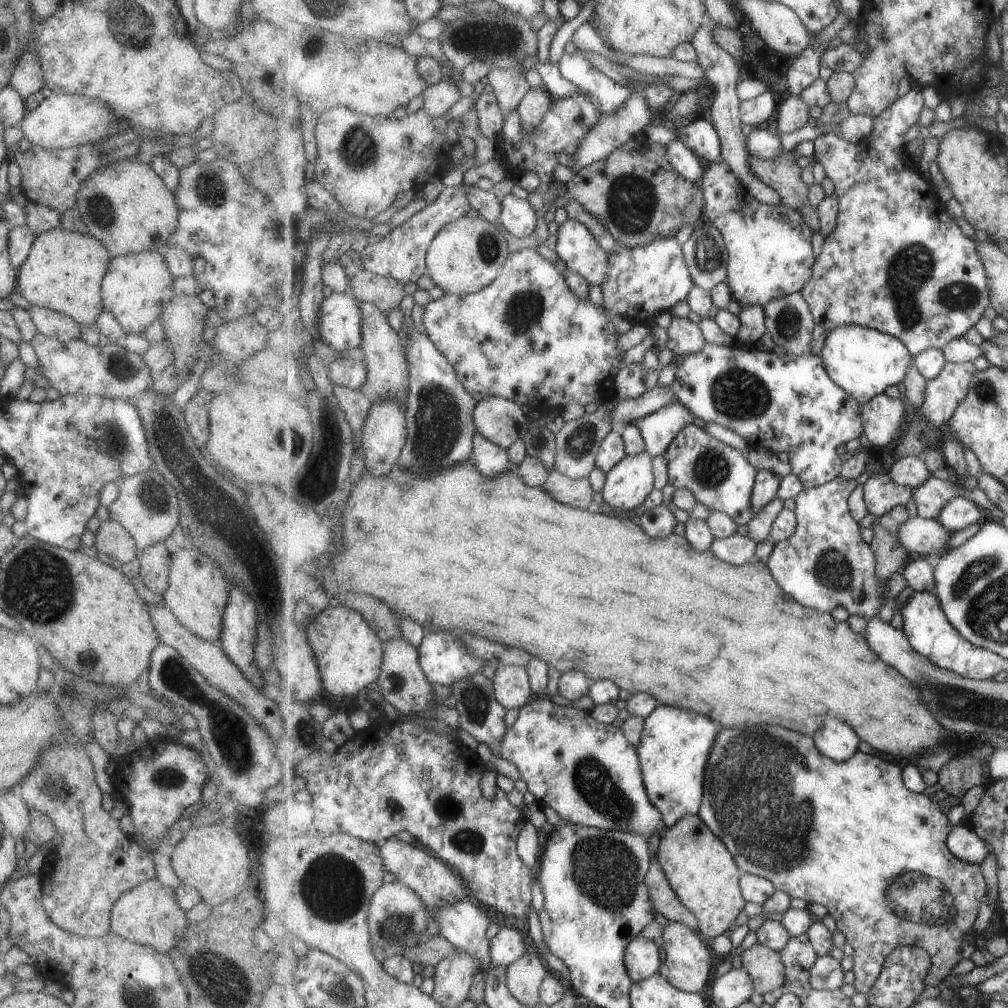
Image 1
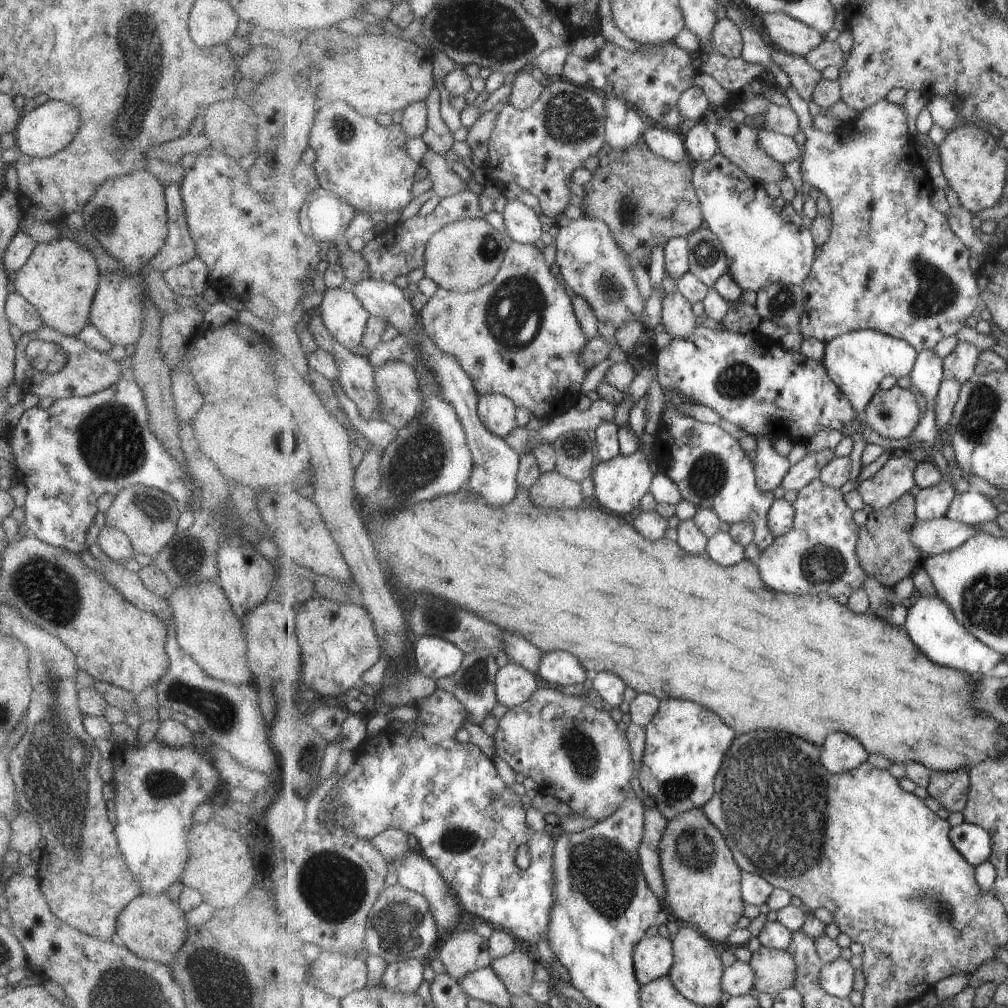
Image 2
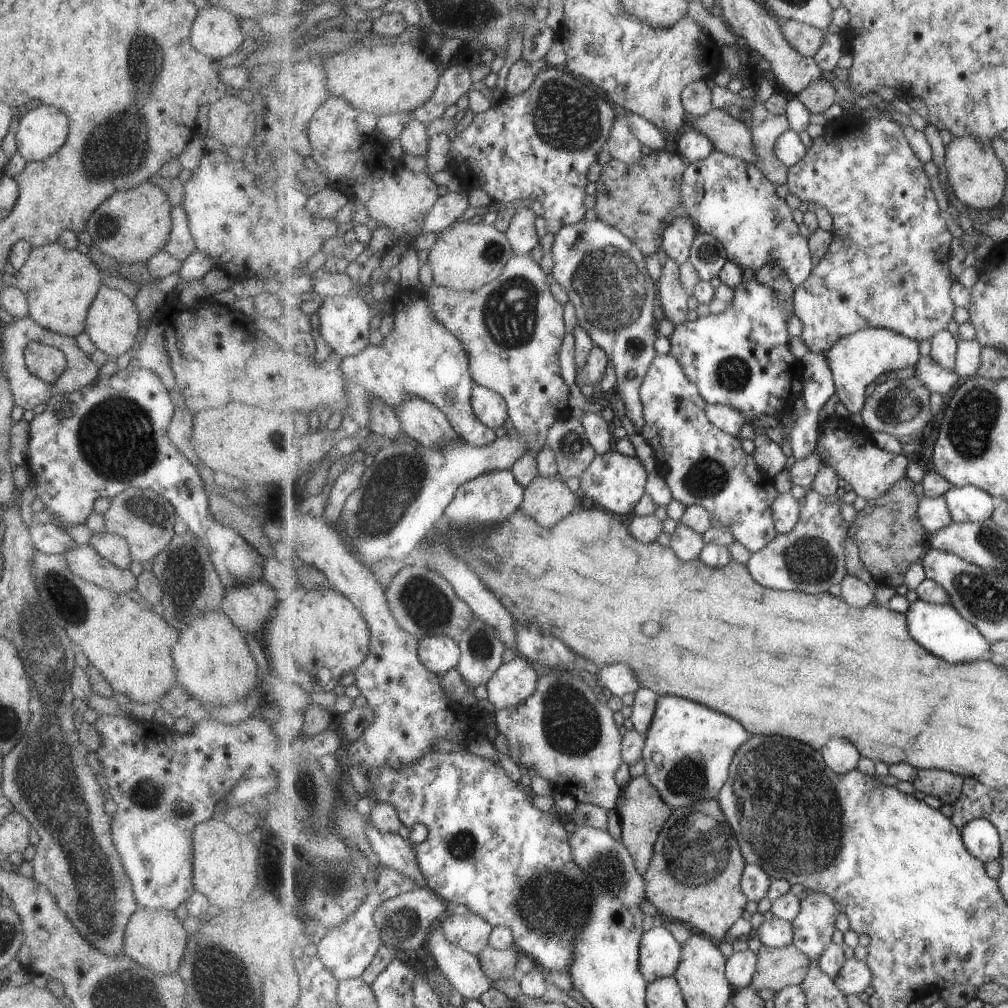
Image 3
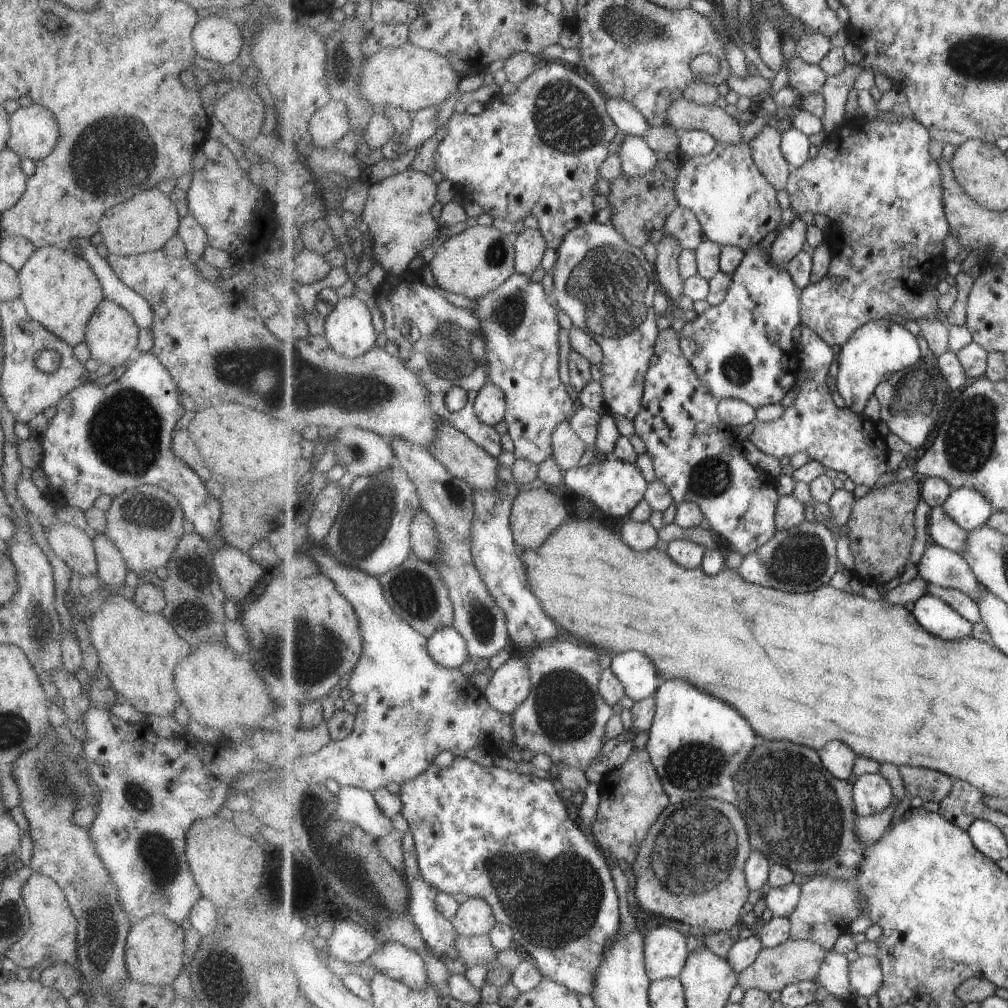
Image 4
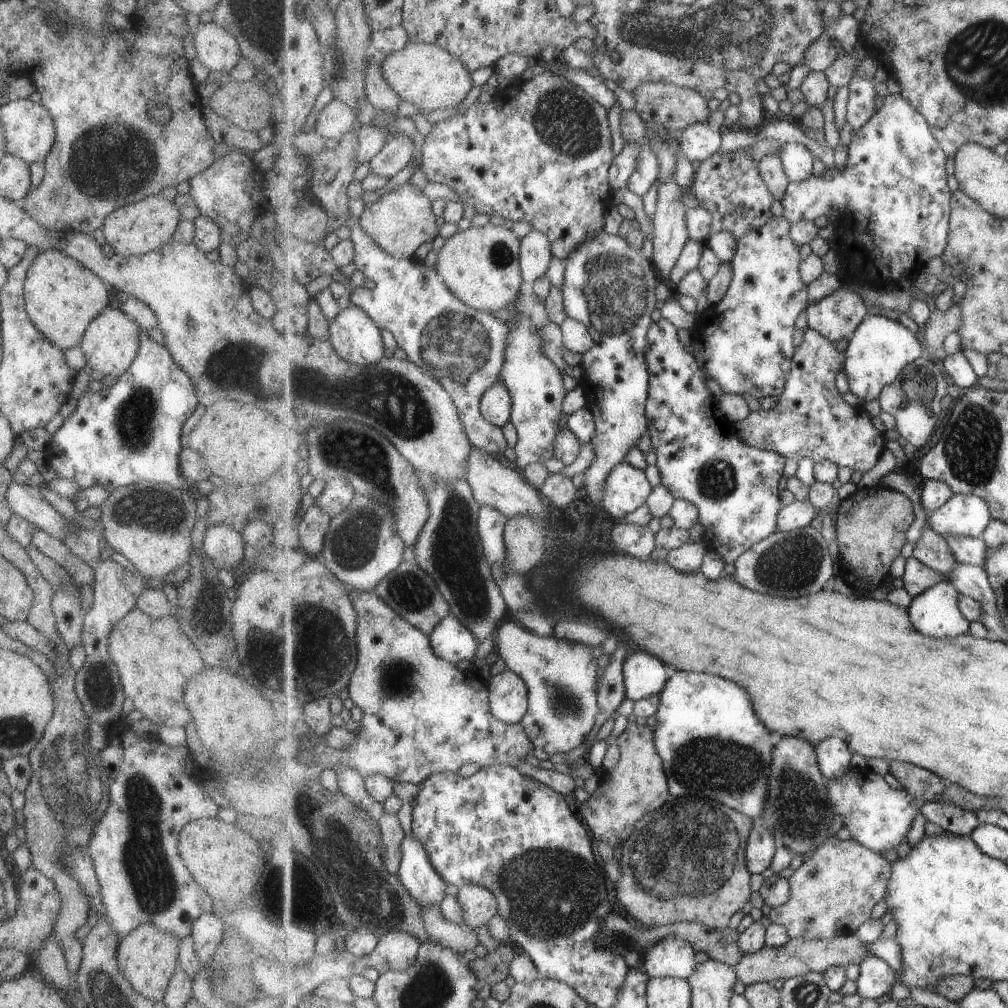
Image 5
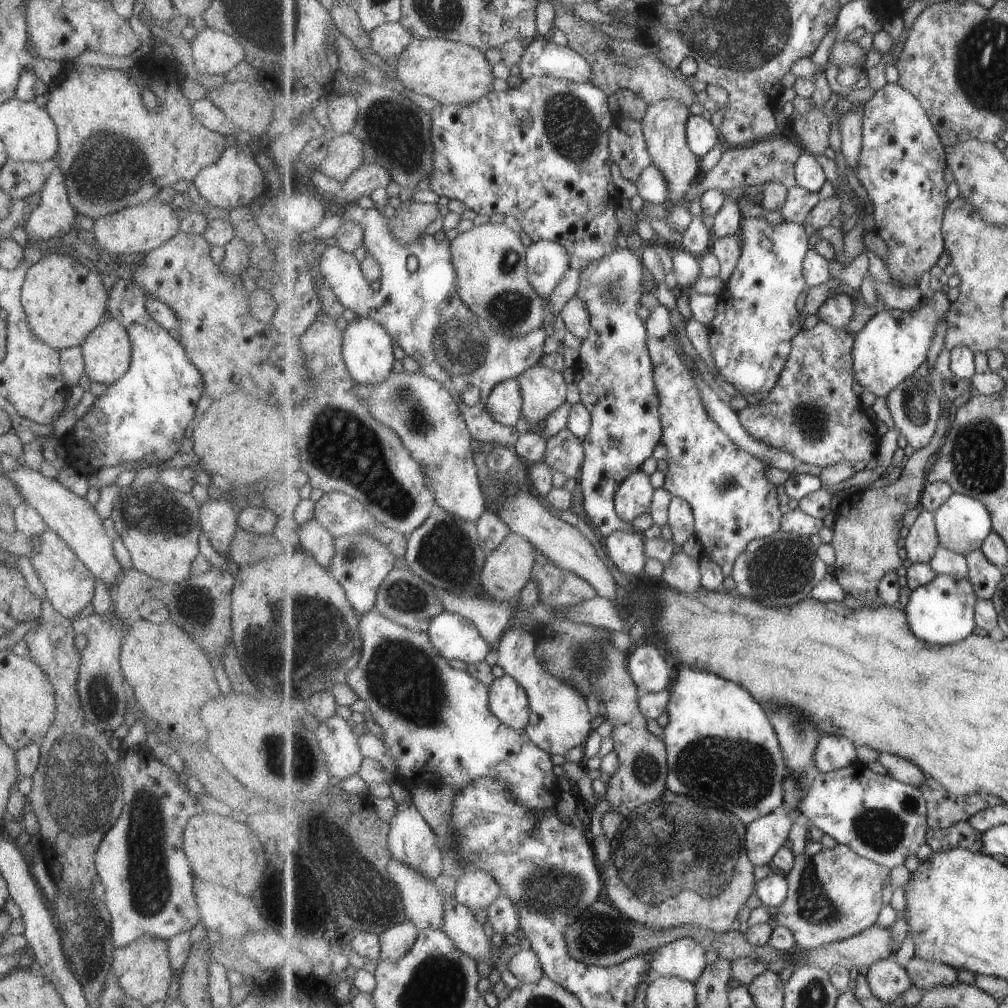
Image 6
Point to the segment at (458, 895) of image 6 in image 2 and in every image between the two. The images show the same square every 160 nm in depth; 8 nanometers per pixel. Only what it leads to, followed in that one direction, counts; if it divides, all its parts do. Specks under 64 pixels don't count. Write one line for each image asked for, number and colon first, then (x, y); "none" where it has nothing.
2: (463, 952)
3: (471, 932)
4: (476, 916)
5: (479, 904)

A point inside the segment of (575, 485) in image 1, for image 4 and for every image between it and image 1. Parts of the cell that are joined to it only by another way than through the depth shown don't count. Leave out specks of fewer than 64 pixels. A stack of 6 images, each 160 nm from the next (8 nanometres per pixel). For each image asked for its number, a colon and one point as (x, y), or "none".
2: (553, 490)
3: (547, 499)
4: (537, 513)

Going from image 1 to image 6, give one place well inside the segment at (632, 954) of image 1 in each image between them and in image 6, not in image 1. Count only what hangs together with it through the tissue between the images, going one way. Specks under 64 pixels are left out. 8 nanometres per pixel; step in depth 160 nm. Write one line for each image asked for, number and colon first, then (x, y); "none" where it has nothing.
2: (654, 957)
3: (661, 954)
4: (666, 952)
5: (672, 957)
6: (686, 958)

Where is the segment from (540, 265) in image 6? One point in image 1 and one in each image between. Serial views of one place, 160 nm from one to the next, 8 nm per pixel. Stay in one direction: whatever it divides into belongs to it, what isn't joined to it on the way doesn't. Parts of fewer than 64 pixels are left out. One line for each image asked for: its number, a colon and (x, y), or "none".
1: (518, 216)
2: (524, 226)
3: (523, 236)
4: (530, 246)
5: (536, 251)

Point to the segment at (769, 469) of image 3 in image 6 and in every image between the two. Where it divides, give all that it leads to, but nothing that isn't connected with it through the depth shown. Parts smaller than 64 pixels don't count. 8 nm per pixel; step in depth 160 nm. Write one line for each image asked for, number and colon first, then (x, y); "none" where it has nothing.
4: (817, 422)
5: (811, 420)
6: (813, 412)

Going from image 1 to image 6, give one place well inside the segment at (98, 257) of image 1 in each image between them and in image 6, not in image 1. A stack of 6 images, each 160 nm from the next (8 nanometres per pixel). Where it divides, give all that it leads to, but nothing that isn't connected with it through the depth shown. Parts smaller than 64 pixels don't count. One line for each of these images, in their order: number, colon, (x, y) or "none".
2: (60, 277)
3: (59, 284)
4: (58, 289)
5: (60, 296)
6: (63, 301)

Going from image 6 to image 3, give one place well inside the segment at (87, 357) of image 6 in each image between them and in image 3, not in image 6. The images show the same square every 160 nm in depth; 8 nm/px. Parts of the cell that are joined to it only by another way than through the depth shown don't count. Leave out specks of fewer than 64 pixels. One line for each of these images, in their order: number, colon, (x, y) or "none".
3: (111, 322)
4: (111, 334)
5: (109, 343)

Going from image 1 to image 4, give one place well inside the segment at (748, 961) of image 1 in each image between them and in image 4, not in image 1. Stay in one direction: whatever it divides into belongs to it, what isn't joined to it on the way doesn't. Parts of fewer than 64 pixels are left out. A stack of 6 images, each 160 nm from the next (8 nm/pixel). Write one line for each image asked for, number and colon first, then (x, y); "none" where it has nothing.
2: (776, 969)
3: (778, 968)
4: (795, 960)

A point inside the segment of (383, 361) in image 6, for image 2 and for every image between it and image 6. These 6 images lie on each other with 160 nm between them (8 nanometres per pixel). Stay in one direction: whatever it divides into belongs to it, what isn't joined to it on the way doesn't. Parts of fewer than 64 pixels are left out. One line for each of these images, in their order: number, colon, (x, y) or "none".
2: (345, 315)
3: (343, 324)
4: (349, 328)
5: (356, 337)

